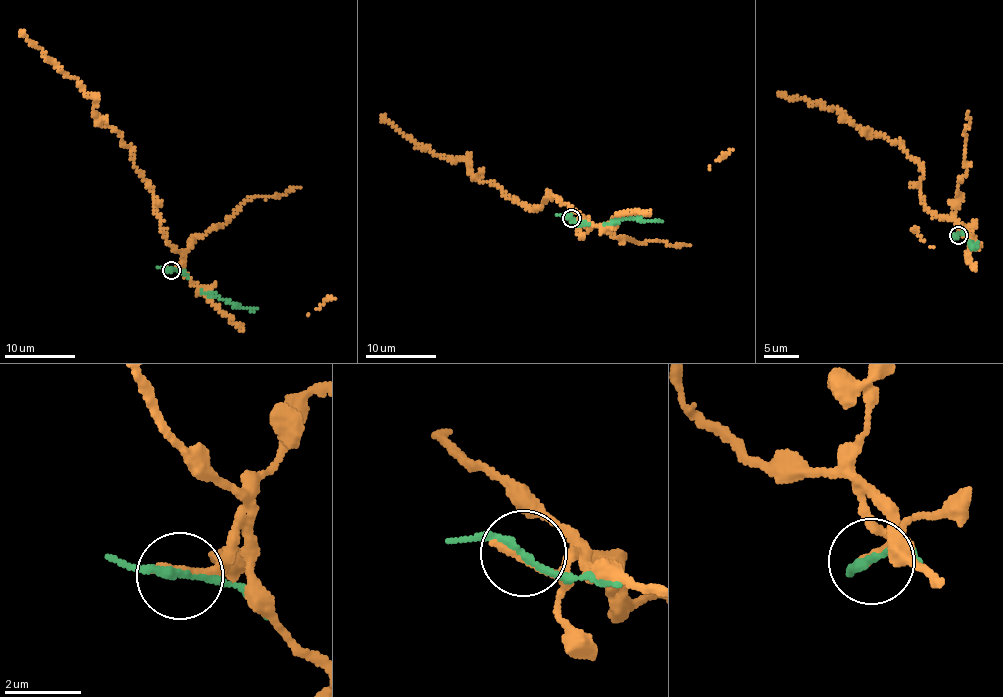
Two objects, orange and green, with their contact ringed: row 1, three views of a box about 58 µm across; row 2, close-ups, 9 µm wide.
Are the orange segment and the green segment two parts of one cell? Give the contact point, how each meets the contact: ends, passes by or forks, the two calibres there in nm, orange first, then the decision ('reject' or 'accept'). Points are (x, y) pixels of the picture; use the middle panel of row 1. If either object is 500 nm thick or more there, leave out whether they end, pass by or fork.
place (571, 218); orange ends; green passes by; calibres 260 and 170 nm; reject

